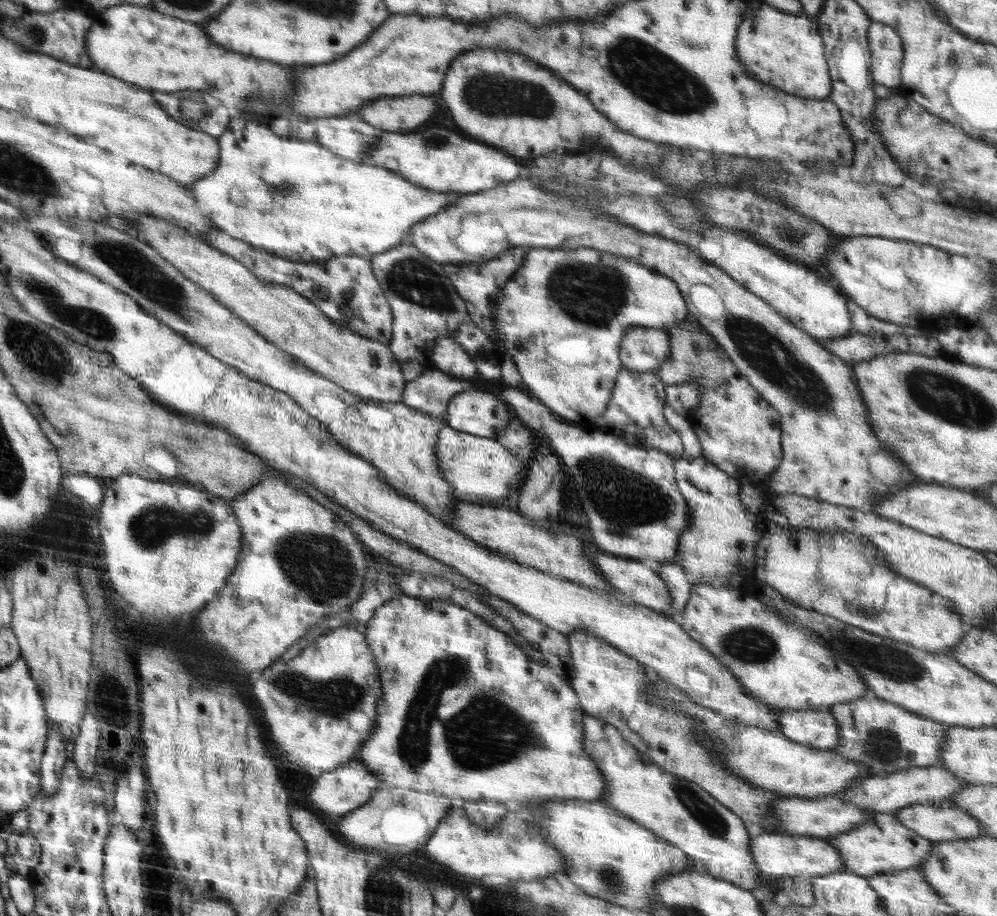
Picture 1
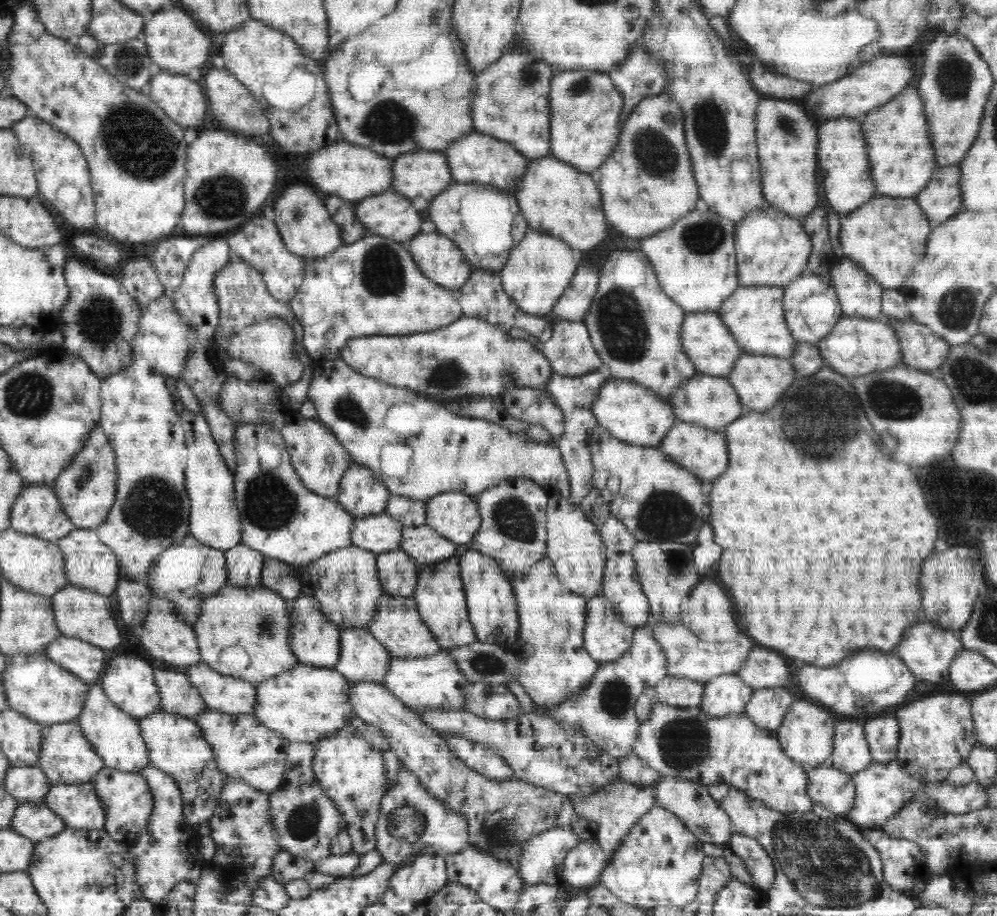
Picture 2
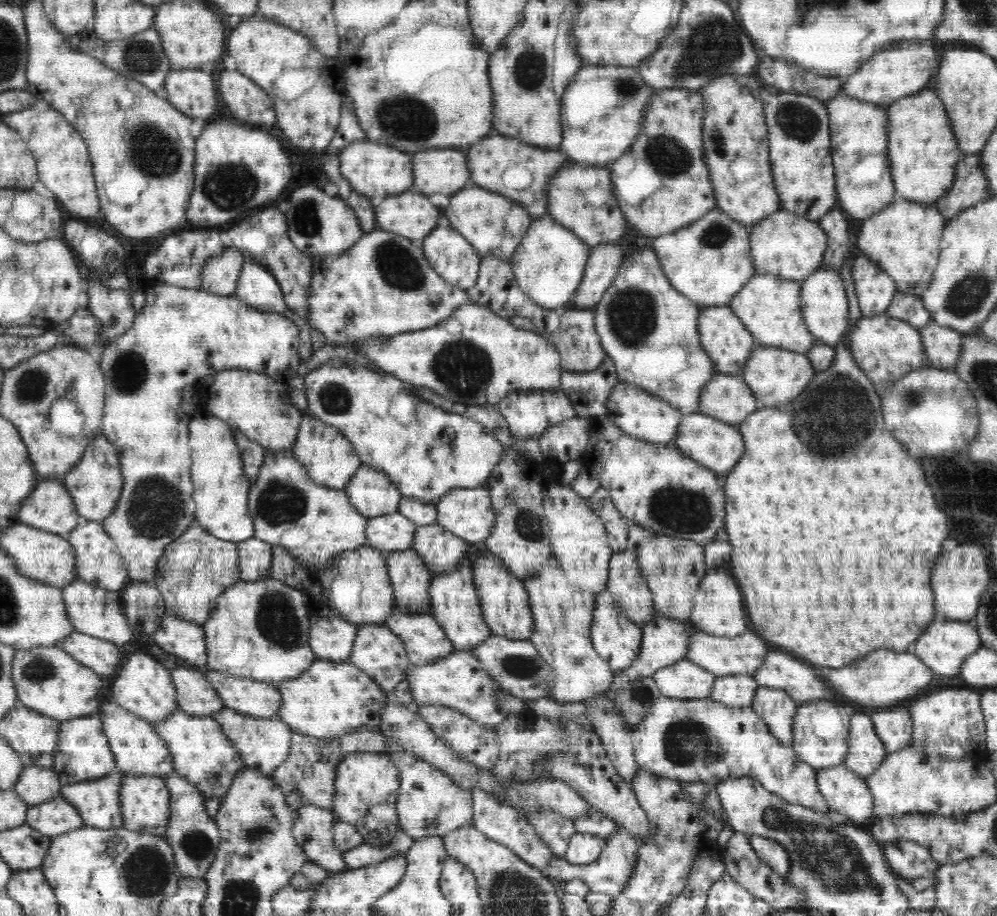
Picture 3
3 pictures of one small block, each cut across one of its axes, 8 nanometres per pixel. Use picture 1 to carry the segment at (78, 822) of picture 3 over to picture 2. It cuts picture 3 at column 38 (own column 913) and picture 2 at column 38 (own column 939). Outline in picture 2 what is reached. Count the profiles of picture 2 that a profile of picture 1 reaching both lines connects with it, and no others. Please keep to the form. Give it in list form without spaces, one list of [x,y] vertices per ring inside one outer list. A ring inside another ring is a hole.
[[[20,803],[9,828],[38,842],[60,834],[67,825],[43,803]]]

